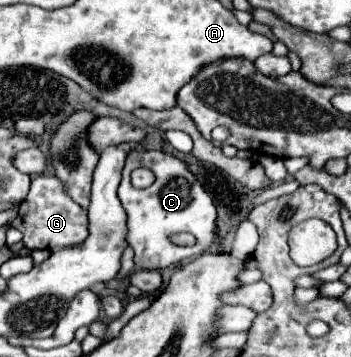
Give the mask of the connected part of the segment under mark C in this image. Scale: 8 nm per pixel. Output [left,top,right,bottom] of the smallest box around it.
[118,152,216,270]

